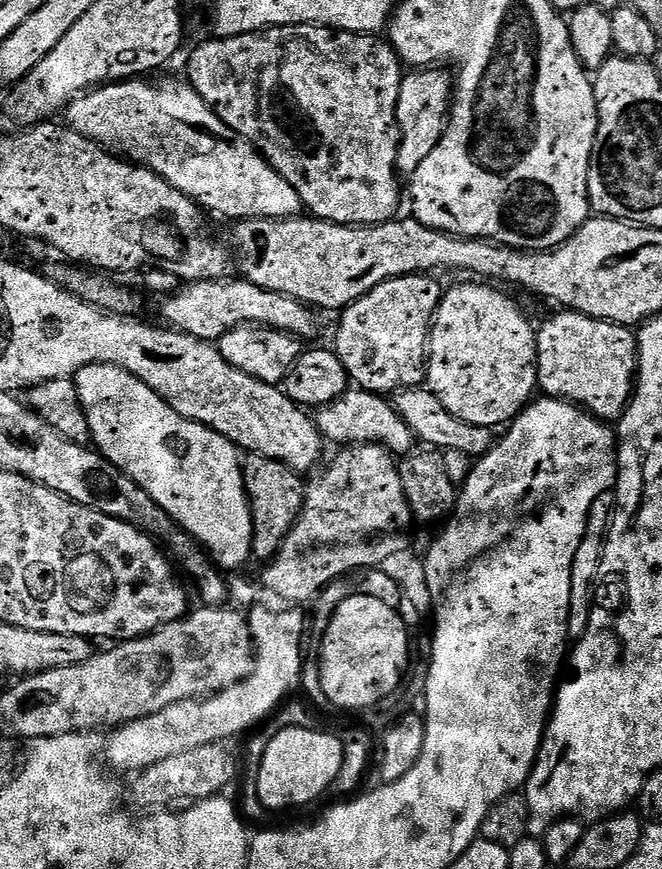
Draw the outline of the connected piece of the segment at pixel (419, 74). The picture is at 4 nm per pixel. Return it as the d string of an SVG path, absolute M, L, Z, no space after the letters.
M420 66L409 71L400 83L396 124L400 128L400 149L396 159L399 175L410 178L430 158L430 150L438 146L454 99L454 76L444 66Z

